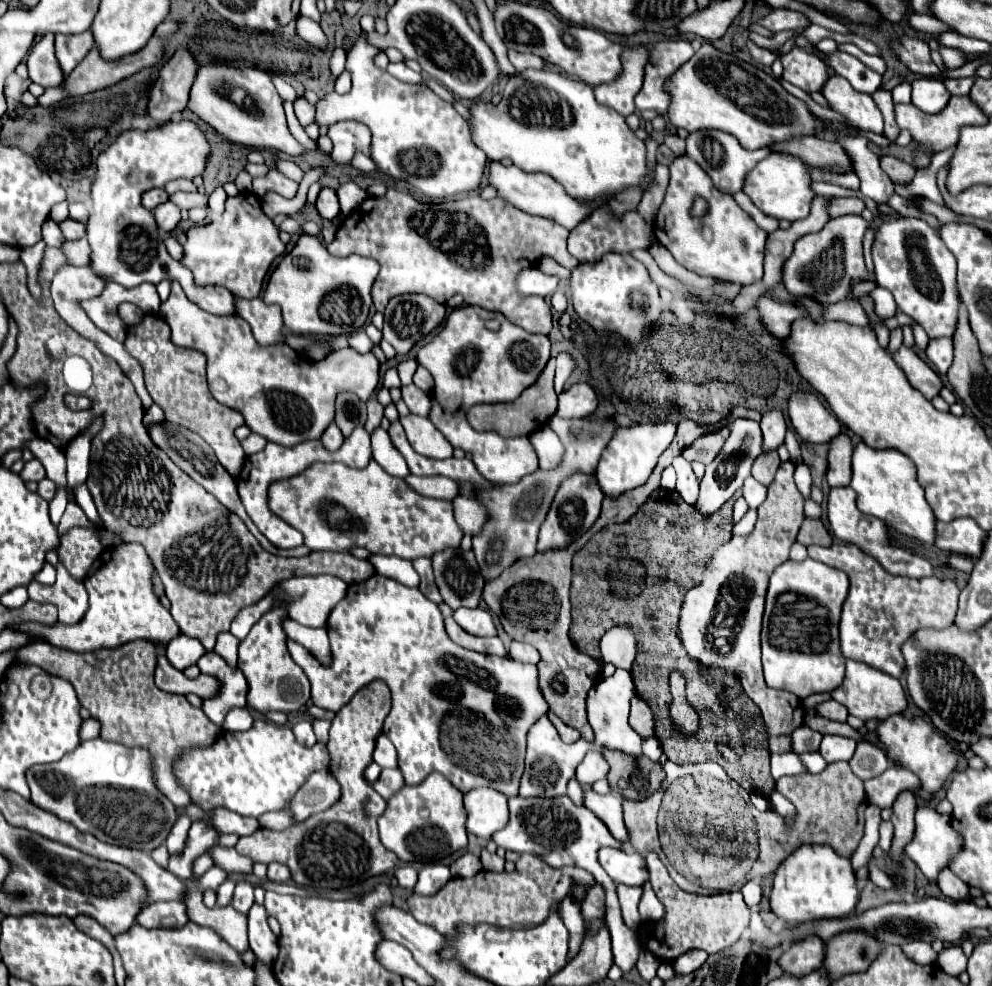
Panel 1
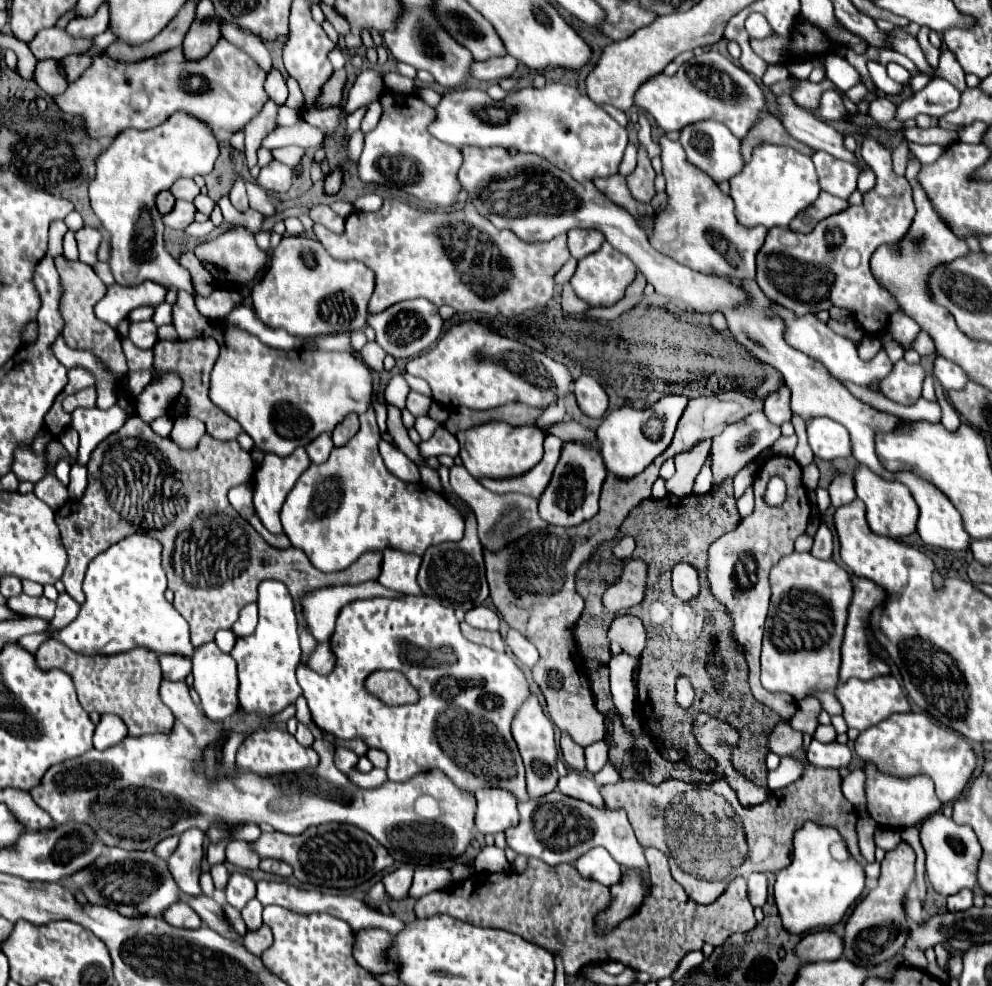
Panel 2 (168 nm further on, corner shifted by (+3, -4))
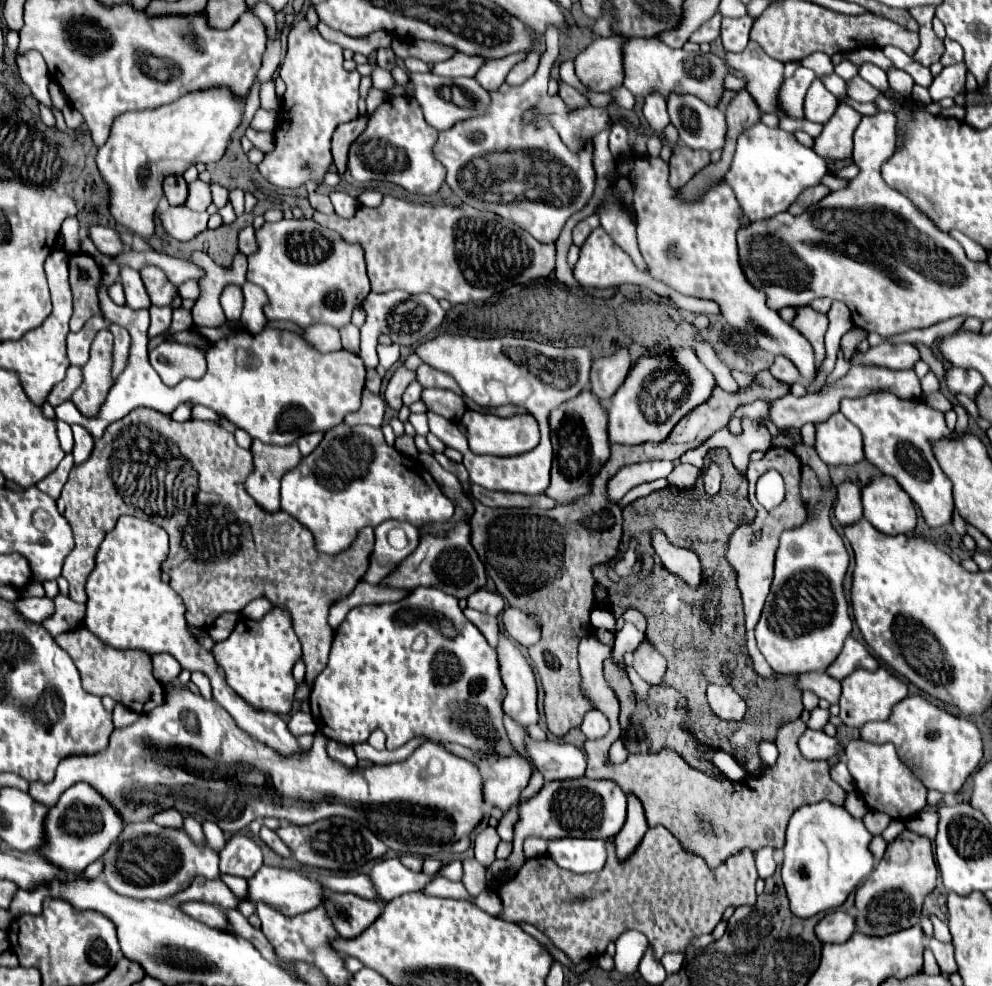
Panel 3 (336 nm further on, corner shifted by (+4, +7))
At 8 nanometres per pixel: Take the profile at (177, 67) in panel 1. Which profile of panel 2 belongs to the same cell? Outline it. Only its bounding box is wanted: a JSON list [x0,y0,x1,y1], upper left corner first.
[184,19,222,59]

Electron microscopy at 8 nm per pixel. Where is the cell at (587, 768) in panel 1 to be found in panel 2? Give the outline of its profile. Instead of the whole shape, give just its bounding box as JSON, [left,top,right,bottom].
[586,739,608,773]

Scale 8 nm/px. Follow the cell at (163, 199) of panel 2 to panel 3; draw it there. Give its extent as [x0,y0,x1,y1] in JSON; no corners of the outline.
[163,176,187,206]

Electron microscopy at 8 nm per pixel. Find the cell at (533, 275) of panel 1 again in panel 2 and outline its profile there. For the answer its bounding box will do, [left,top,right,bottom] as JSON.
[554,257,578,287]

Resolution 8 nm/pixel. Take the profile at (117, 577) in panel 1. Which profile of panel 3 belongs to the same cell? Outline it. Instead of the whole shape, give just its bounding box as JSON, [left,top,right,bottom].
[83,516,301,754]

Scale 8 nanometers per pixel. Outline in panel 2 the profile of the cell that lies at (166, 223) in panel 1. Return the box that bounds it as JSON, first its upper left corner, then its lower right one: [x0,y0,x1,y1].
[164,199,196,229]

